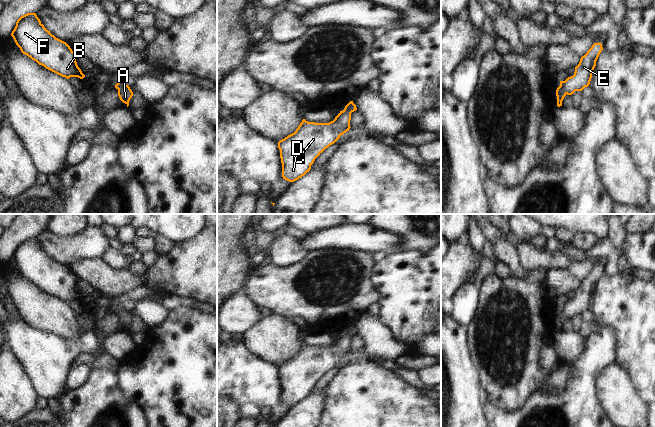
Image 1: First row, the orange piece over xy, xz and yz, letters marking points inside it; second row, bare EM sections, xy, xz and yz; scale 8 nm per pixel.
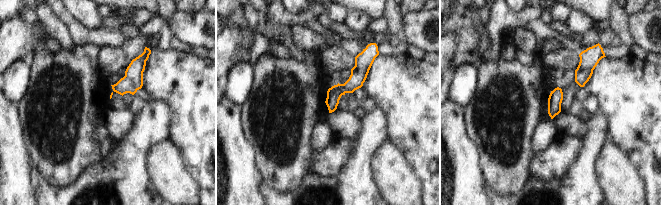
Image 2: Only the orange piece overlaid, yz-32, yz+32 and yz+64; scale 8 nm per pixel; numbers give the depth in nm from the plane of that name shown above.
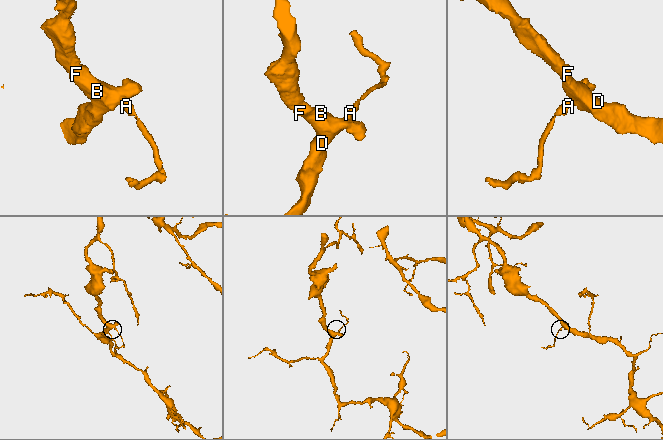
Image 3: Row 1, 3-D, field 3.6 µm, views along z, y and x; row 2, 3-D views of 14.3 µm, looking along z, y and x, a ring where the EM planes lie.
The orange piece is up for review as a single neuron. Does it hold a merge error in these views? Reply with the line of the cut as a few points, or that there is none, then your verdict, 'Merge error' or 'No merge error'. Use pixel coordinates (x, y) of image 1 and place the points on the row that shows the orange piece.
No split. No merge error

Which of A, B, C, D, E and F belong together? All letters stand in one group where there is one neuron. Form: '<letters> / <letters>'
A B C D E F

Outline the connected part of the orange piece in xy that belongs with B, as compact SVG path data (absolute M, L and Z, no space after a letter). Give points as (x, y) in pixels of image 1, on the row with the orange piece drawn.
M36 13L21 16L11 36L23 54L46 69L67 79L85 77L76 62L78 55L66 42L52 35Z

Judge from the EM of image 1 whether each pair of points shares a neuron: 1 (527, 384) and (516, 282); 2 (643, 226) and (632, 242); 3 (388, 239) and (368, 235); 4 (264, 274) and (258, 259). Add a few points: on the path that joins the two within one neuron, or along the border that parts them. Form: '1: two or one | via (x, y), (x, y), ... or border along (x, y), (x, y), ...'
1: one | via (527, 359), (531, 328), (528, 307)
2: two | border along (644, 233), (628, 235)
3: one | via (383, 239), (373, 239)
4: two | border along (265, 262), (256, 266)

